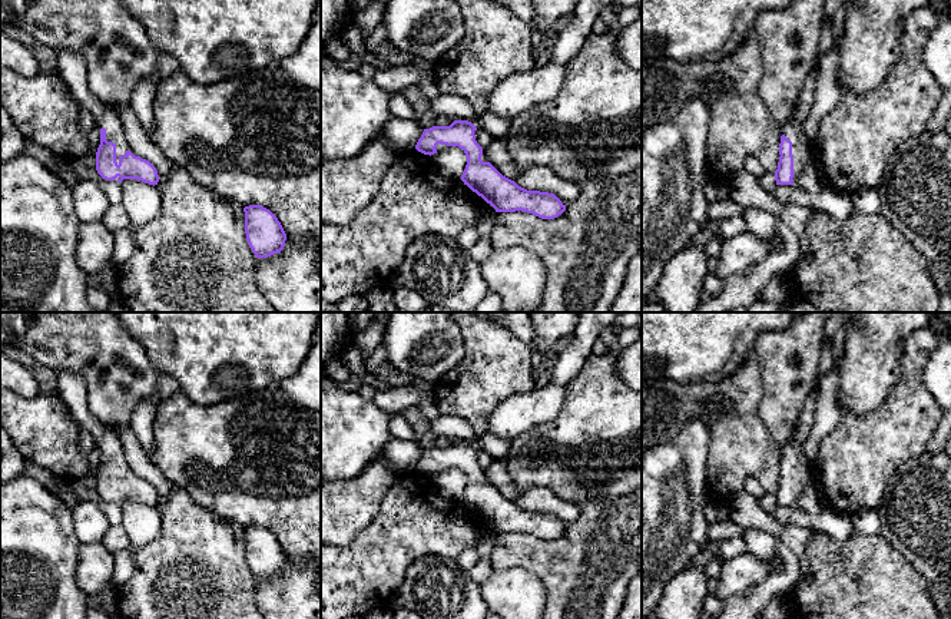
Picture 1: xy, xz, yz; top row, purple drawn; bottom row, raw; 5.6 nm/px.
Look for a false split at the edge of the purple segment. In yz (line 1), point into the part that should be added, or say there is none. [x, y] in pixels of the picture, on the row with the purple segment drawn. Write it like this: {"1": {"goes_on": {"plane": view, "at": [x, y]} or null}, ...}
{"1": {"goes_on": {"plane": "yz", "at": [794, 131]}}}

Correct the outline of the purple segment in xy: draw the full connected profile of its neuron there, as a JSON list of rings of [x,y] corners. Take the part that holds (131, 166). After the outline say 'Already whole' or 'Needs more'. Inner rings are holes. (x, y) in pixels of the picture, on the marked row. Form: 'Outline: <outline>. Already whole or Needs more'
Outline: [[[57,49],[56,54],[60,77],[77,103],[93,115],[95,123],[100,128],[100,145],[96,152],[97,173],[106,181],[119,183],[123,179],[137,179],[153,186],[158,185],[156,168],[132,150],[119,113],[90,92],[85,57],[64,49]]]. Needs more

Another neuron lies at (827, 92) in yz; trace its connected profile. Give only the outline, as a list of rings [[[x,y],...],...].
[[[835,39],[832,49],[821,59],[819,76],[815,85],[815,102],[809,117],[803,122],[806,158],[793,185],[811,193],[821,193],[829,186],[822,165],[814,155],[814,149],[821,119],[829,113],[841,99],[836,79],[838,40],[839,39]]]

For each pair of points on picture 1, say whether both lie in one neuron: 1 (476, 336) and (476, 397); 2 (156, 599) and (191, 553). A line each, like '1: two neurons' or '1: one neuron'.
1: one neuron
2: one neuron

